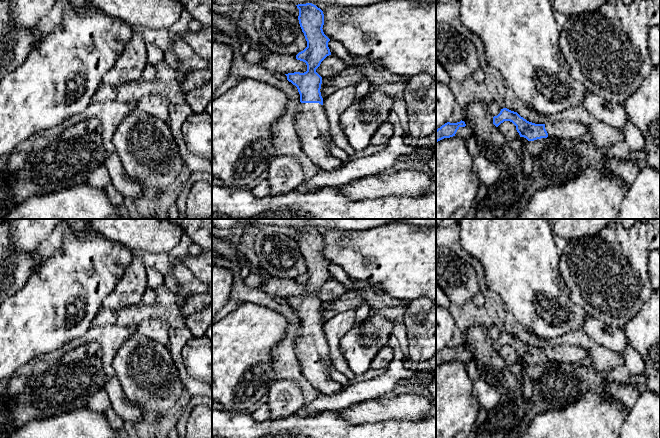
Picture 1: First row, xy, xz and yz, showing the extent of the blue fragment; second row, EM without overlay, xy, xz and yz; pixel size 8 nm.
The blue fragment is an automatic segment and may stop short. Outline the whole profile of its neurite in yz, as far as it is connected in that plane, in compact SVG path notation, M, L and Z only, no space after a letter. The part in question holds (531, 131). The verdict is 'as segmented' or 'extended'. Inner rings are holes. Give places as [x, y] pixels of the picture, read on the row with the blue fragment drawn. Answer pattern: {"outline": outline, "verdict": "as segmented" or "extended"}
{"outline": "M507 108L501 109L497 116L493 117L493 124L498 127L504 121L510 121L516 126L520 137L528 141L541 138L555 137L559 139L584 139L588 128L578 122L556 121L546 124L535 124L521 117L517 112Z", "verdict": "extended"}

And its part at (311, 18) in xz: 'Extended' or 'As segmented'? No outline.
Extended

